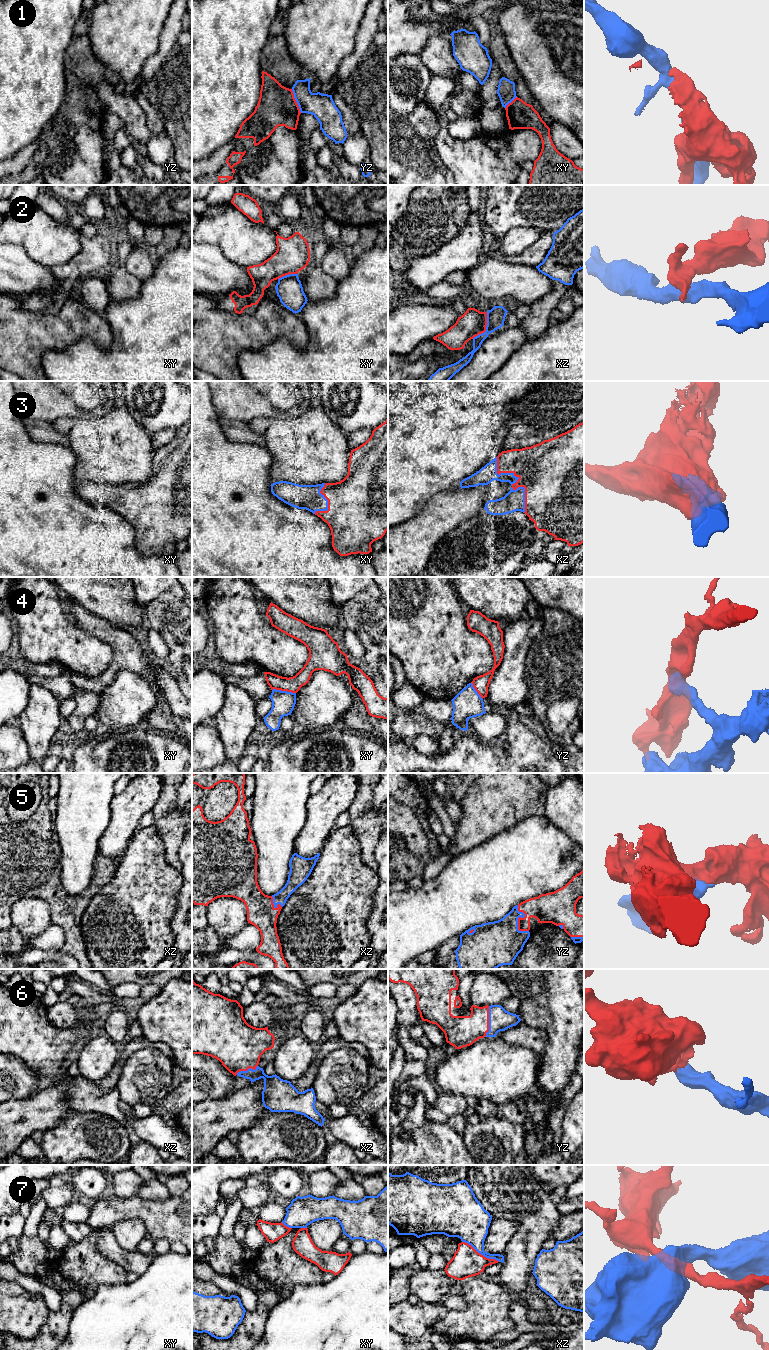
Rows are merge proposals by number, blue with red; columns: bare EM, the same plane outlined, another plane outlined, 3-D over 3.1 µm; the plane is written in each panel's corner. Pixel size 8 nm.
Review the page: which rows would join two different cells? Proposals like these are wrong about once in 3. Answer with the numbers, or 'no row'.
1, 2, 4, 7

